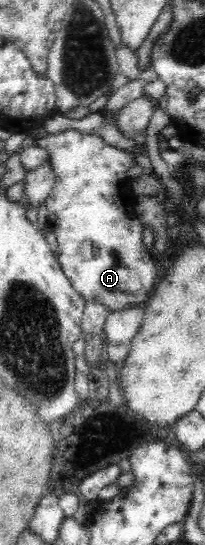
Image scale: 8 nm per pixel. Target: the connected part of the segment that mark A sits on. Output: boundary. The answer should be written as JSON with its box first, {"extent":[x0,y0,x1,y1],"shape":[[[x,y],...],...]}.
{"extent":[35,129,161,311],"shape":[[[75,129],[48,134],[36,139],[35,144],[48,153],[50,169],[54,173],[54,186],[45,201],[47,225],[56,235],[59,250],[56,260],[73,288],[85,300],[101,300],[109,311],[145,303],[161,277],[161,272],[151,251],[143,243],[144,225],[138,219],[131,179],[127,177],[127,170],[135,164],[129,153],[110,146],[101,137],[83,137]]]}

